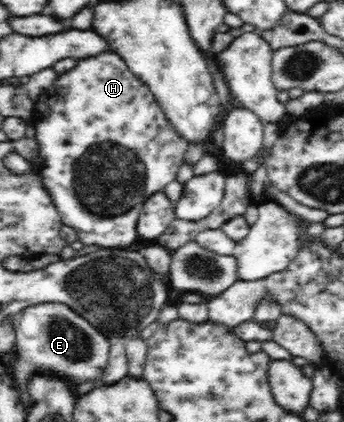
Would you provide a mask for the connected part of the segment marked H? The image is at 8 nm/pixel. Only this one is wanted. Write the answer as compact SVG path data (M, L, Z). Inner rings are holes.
M112 51L102 52L94 57L87 57L78 60L78 63L66 73L59 74L52 84L43 91L36 99L34 111L30 117L36 130L35 140L39 145L39 152L44 161L45 169L38 171L38 178L42 178L42 182L46 185L46 190L50 193L50 198L54 206L59 211L62 218L62 224L72 227L78 240L85 246L104 245L104 246L122 246L134 245L134 242L140 238L137 233L137 221L140 217L144 203L158 192L163 192L163 189L172 181L177 180L177 174L180 167L185 165L184 153L188 149L187 141L174 131L170 122L163 115L162 108L158 105L153 93L146 87L145 83L140 81L127 66L127 63L117 54Z

